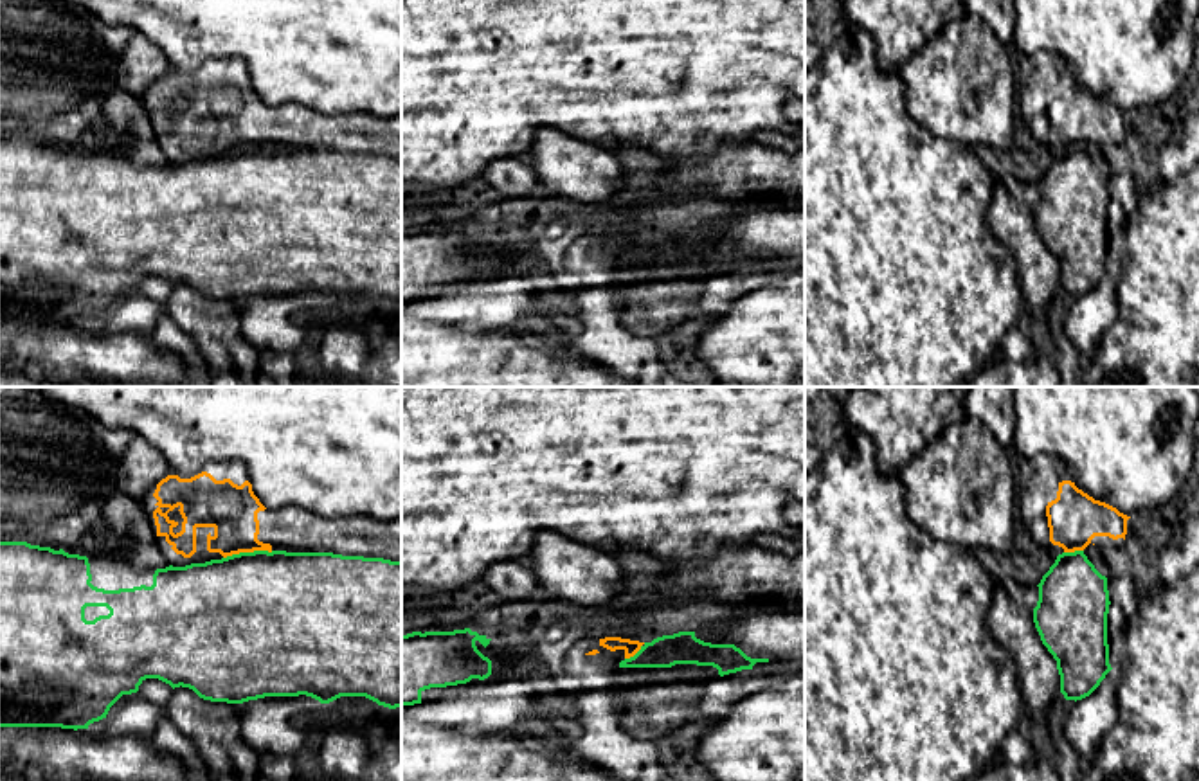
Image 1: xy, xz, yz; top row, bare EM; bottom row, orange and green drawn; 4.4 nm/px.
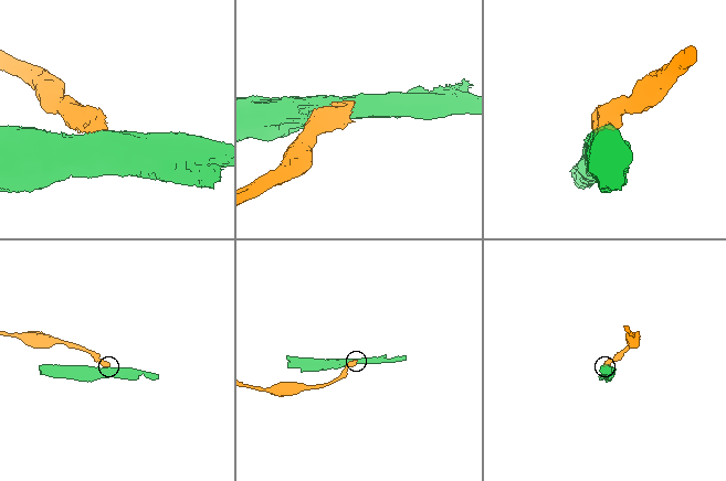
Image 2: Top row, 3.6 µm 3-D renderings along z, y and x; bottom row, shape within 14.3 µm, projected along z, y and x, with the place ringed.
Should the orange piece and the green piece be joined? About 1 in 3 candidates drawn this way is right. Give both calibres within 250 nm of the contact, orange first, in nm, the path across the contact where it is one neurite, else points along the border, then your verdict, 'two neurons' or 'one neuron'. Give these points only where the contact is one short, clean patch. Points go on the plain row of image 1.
calibres 220 and 500 nm; border xy (272, 148), (240, 148), (224, 155); two neurons

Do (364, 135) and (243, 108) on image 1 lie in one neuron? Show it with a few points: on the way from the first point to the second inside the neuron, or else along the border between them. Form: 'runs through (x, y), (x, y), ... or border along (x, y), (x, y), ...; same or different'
runs through (333, 130), (274, 126); same

